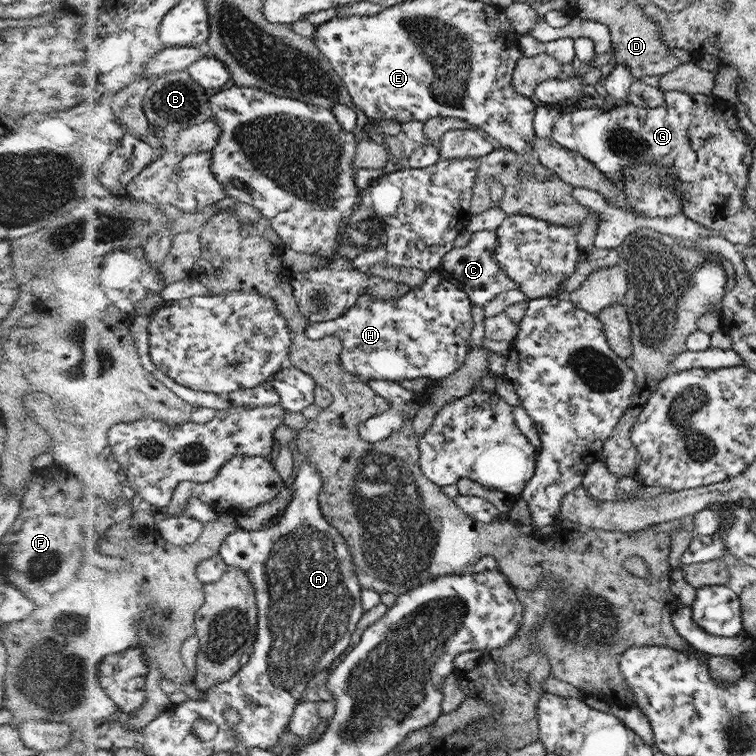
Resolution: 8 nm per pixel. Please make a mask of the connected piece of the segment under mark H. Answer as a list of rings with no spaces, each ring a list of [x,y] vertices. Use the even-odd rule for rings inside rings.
[[[430,272],[424,284],[415,286],[391,301],[373,299],[368,292],[362,293],[357,304],[339,319],[326,324],[310,323],[307,333],[310,338],[316,340],[336,335],[343,342],[339,363],[346,372],[354,374],[354,377],[362,381],[388,380],[398,383],[425,377],[440,381],[457,372],[471,352],[469,340],[473,330],[473,305],[466,291],[442,278],[438,272]]]

